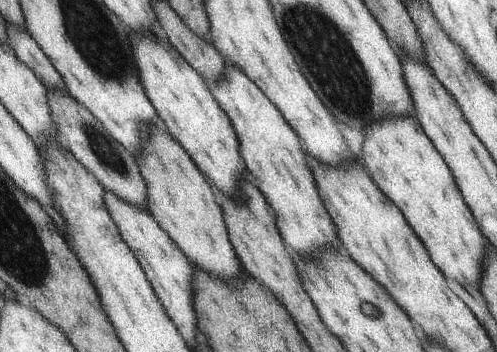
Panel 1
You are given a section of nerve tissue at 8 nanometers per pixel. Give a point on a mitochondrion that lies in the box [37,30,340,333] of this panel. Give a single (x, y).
(104, 150)

